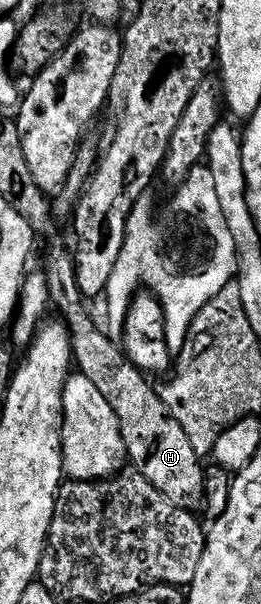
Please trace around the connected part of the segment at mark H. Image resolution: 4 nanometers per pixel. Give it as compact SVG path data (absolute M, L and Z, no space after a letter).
M63 246L53 247L47 254L45 273L54 309L67 313L74 365L100 389L113 412L117 413L128 459L134 464L132 467L145 476L175 507L198 513L203 507L205 494L206 469L204 463L201 464L202 457L194 451L189 436L169 412L160 391L147 382L148 377L131 363L123 348L111 340L112 335L106 329L103 331L87 315L88 303L77 284L74 253L68 247L67 250Z

